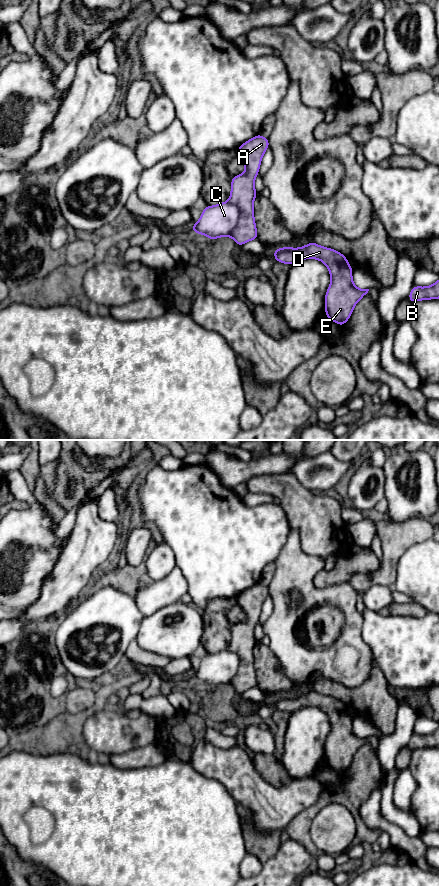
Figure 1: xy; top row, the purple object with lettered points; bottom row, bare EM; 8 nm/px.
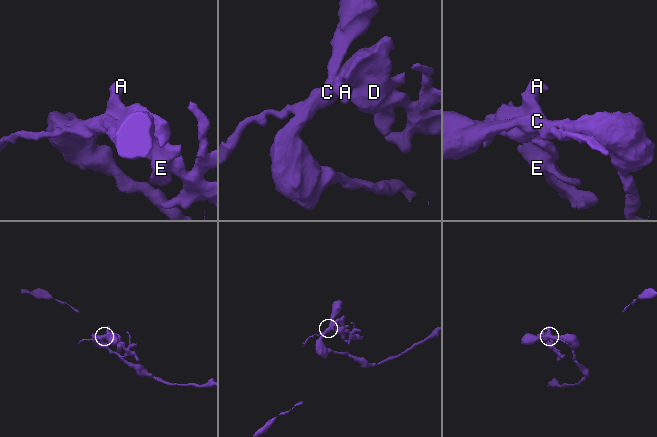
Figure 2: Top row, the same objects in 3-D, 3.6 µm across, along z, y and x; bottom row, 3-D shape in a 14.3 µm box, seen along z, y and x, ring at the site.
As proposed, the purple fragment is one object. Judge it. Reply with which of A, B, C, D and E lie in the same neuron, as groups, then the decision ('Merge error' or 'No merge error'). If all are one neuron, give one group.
Groups: A B D E / C. Merge error

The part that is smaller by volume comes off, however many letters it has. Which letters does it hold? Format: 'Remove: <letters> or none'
Remove: A, B, D, E

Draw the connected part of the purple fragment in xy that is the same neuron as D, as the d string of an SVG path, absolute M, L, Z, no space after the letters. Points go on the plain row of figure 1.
M310 690L300 696L278 696L273 703L277 710L288 713L304 707L317 707L327 714L331 731L325 742L325 762L340 774L349 768L355 753L369 739L355 734L350 711L342 701L334 697Z

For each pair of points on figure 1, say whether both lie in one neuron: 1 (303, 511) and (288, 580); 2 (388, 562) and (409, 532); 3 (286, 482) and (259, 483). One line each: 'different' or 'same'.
1: different
2: same
3: same

